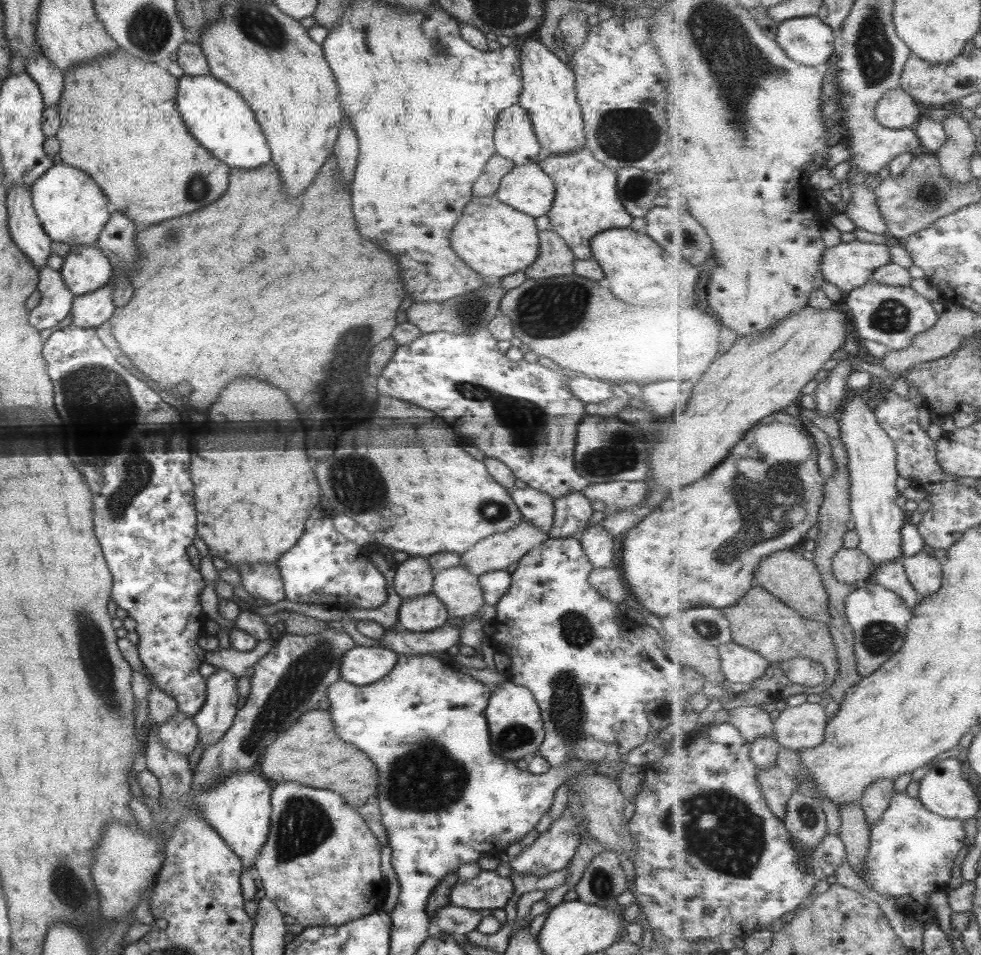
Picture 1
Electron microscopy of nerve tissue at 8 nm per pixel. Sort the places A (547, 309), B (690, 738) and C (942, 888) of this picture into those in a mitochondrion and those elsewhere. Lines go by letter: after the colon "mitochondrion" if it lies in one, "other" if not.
A: mitochondrion
B: other
C: other

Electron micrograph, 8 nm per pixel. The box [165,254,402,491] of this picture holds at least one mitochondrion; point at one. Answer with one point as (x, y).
(356, 346)

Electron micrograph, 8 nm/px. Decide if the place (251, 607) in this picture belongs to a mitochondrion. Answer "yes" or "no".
no

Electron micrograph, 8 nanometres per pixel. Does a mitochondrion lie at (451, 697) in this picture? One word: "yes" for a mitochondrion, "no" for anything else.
no

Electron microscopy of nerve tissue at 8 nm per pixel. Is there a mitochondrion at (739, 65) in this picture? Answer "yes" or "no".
yes

